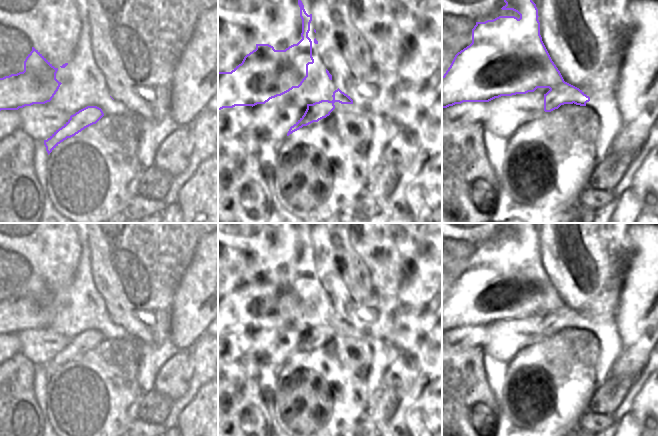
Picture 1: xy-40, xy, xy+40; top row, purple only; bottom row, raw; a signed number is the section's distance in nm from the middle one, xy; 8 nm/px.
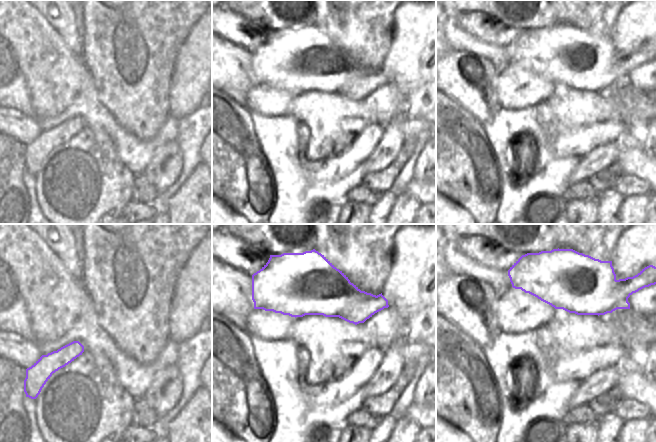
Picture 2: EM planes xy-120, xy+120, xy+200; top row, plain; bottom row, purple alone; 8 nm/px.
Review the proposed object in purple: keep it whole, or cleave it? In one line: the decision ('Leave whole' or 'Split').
Split.

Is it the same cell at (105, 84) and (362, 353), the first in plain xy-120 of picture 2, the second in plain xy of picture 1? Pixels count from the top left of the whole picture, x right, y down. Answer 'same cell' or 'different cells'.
different cells

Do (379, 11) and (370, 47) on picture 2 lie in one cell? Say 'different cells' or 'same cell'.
same cell

